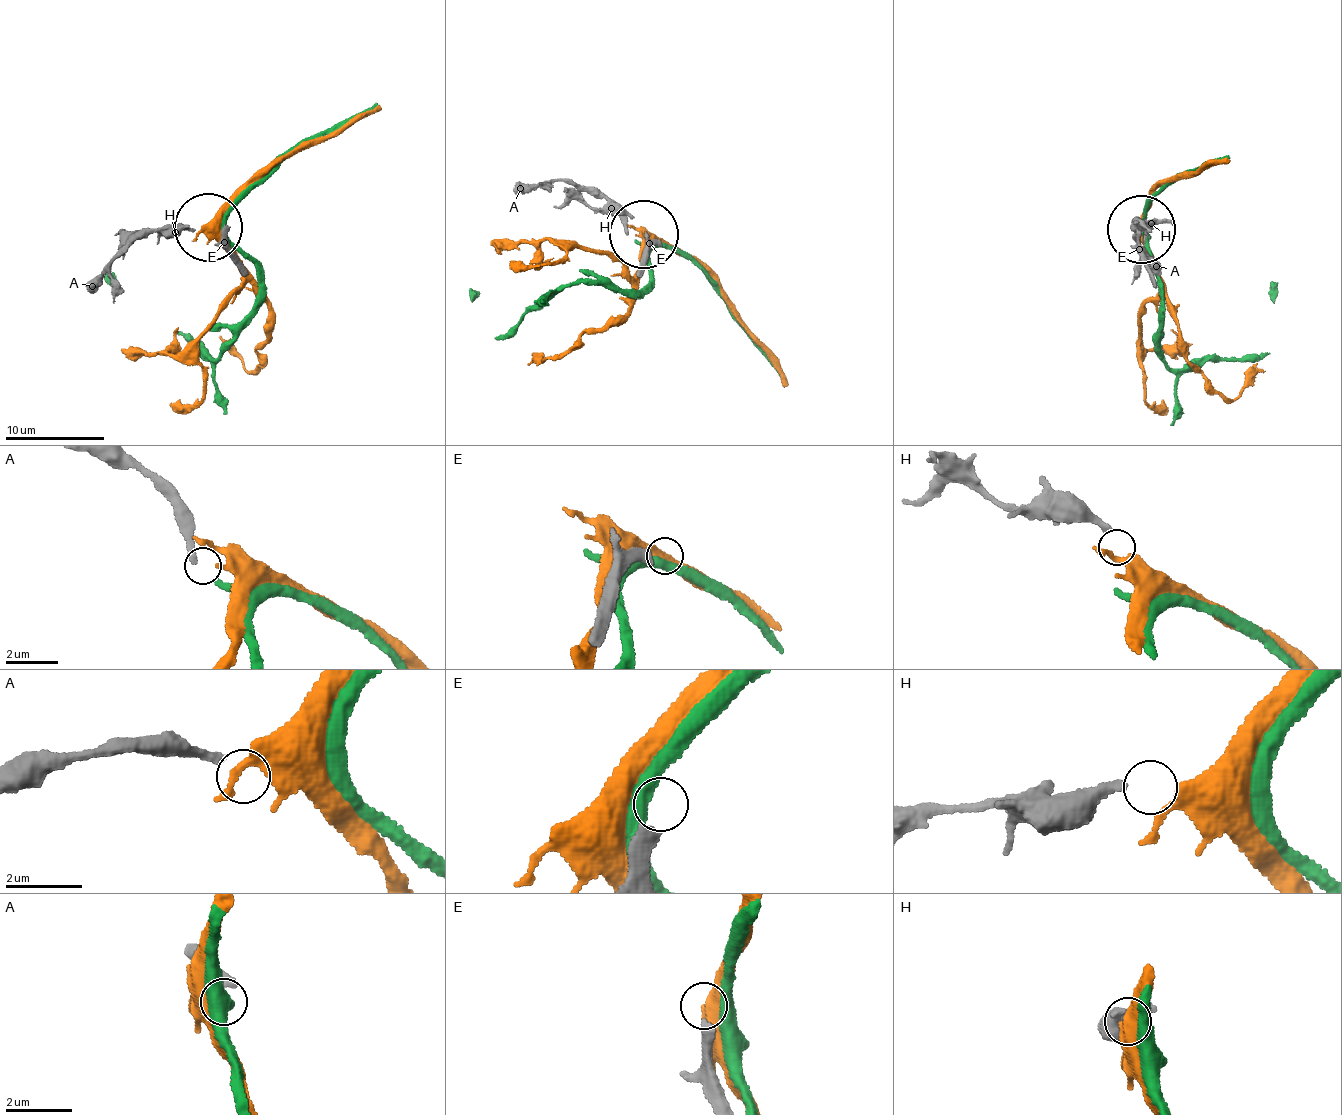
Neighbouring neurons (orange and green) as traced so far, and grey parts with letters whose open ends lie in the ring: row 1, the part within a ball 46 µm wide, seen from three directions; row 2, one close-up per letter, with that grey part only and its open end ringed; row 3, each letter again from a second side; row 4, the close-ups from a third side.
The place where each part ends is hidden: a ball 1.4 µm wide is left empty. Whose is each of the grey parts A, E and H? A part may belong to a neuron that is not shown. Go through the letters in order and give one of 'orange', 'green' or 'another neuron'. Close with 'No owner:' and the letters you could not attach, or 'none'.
A: green
E: another neuron
H: orange
No owner: E

